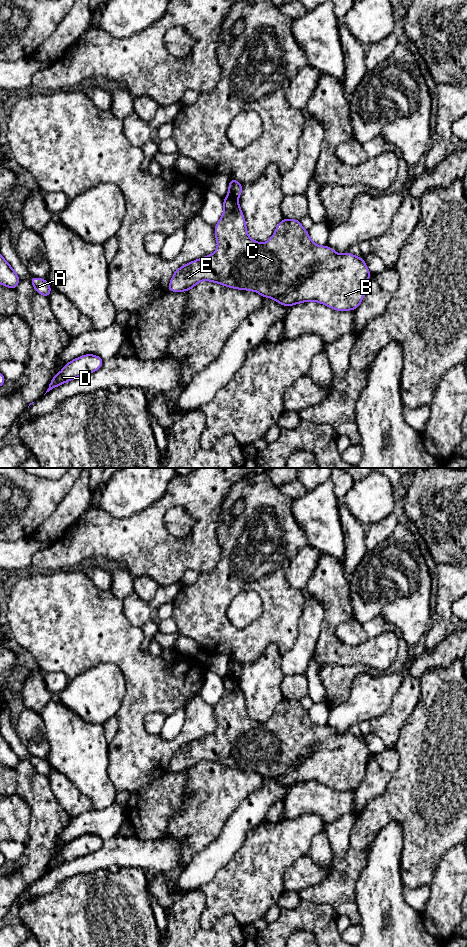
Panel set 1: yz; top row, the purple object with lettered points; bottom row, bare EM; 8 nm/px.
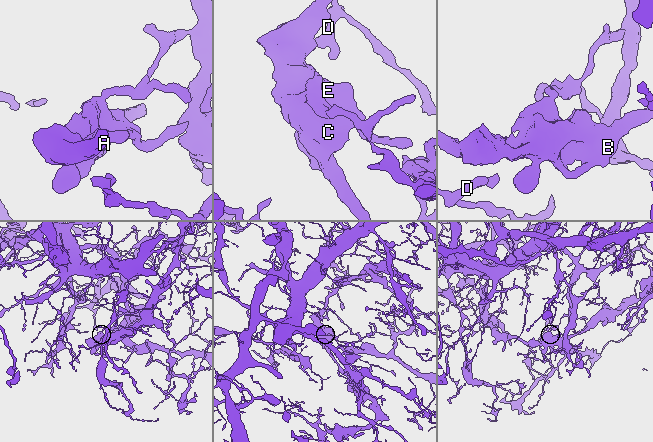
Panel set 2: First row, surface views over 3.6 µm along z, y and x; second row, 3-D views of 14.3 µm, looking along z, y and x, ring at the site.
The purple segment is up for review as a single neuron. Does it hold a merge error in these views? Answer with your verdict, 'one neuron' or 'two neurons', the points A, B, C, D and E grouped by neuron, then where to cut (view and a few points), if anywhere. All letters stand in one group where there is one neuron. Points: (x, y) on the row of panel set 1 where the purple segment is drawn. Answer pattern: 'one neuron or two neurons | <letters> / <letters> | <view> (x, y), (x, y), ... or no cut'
two neurons | A B C E / D | yz (228, 194), (237, 198)

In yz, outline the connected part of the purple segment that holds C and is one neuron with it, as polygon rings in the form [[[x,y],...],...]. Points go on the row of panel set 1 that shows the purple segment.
[[[227,195],[223,199],[223,205],[224,212],[214,226],[218,244],[216,251],[178,268],[170,280],[169,292],[189,291],[199,282],[207,280],[233,289],[258,292],[262,298],[269,297],[283,306],[316,301],[337,311],[349,311],[356,310],[361,304],[371,273],[360,256],[356,257],[349,251],[338,254],[327,245],[316,245],[297,219],[284,218],[276,227],[274,235],[266,243],[259,243],[247,234],[246,221],[238,198]]]

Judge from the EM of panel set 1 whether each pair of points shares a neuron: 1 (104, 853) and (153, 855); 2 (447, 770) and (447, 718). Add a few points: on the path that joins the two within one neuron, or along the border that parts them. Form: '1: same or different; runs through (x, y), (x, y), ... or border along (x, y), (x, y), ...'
1: same; runs through (116, 853), (141, 854)
2: same; runs through (447, 757), (447, 731)

